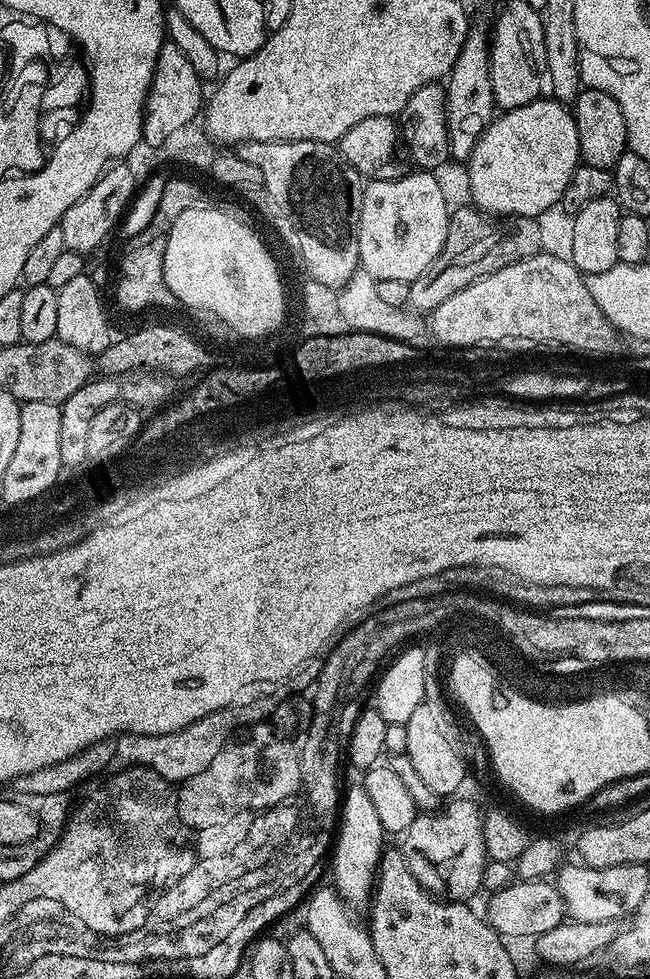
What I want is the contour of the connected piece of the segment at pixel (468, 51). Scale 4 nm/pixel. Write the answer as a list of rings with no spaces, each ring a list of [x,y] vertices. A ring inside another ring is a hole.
[[[473,23],[468,37],[462,42],[454,66],[448,71],[444,97],[446,98],[446,122],[448,123],[448,151],[453,161],[467,161],[474,150],[474,142],[482,136],[486,126],[497,115],[494,86],[490,86],[490,28],[486,23]]]

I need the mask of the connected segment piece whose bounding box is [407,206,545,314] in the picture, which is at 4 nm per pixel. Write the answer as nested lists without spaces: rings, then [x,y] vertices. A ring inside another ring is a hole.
[[[475,206],[467,207],[451,209],[446,242],[438,258],[434,258],[434,262],[430,262],[430,266],[409,283],[407,307],[413,313],[430,314],[442,306],[450,294],[466,290],[466,286],[502,270],[502,266],[537,256],[545,247],[539,219],[530,216],[502,216],[496,219]]]

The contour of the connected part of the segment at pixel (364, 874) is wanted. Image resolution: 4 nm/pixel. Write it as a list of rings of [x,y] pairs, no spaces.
[[[356,782],[352,789],[345,791],[340,805],[338,831],[334,837],[334,847],[330,852],[332,860],[331,887],[341,896],[349,909],[357,910],[369,903],[376,886],[376,874],[380,870],[380,857],[386,851],[384,845],[386,833],[382,822],[378,822],[378,813],[370,803],[370,794],[366,794],[363,783]]]

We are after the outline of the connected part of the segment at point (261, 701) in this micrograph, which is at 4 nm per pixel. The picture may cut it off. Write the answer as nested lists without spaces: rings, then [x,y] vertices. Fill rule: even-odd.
[[[270,686],[259,688],[248,696],[238,697],[238,704],[234,704],[232,708],[228,708],[225,712],[214,714],[214,716],[194,724],[186,732],[174,734],[174,736],[154,735],[152,738],[146,738],[129,732],[121,732],[116,738],[118,743],[120,743],[116,760],[113,763],[108,759],[108,763],[102,767],[102,773],[113,773],[121,764],[148,762],[156,770],[160,770],[164,776],[170,776],[170,778],[180,778],[184,774],[194,774],[194,772],[202,770],[210,762],[210,758],[216,754],[220,742],[224,740],[224,736],[228,732],[228,728],[232,728],[234,724],[238,724],[242,720],[256,720],[262,714],[266,714],[268,710],[272,710],[272,706],[278,702],[278,698],[282,698],[282,696],[276,696],[276,694],[278,692],[275,692]]]

